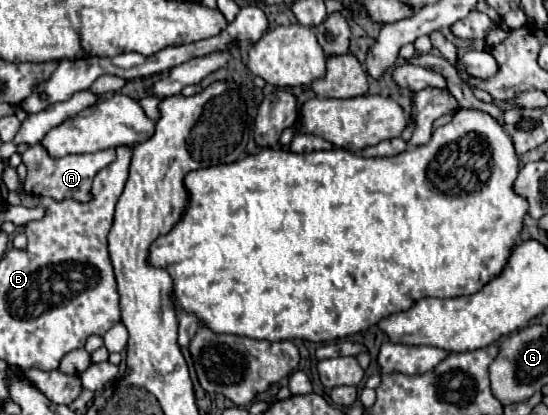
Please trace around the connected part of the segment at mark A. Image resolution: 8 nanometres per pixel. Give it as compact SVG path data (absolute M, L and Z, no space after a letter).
M42 145L28 147L26 153L22 155L24 165L28 167L28 175L24 179L24 191L32 195L46 195L56 201L64 199L74 199L78 203L88 203L92 199L92 181L96 173L110 163L116 161L116 151L114 149L104 149L92 155L66 155L66 157L50 157L48 151Z

